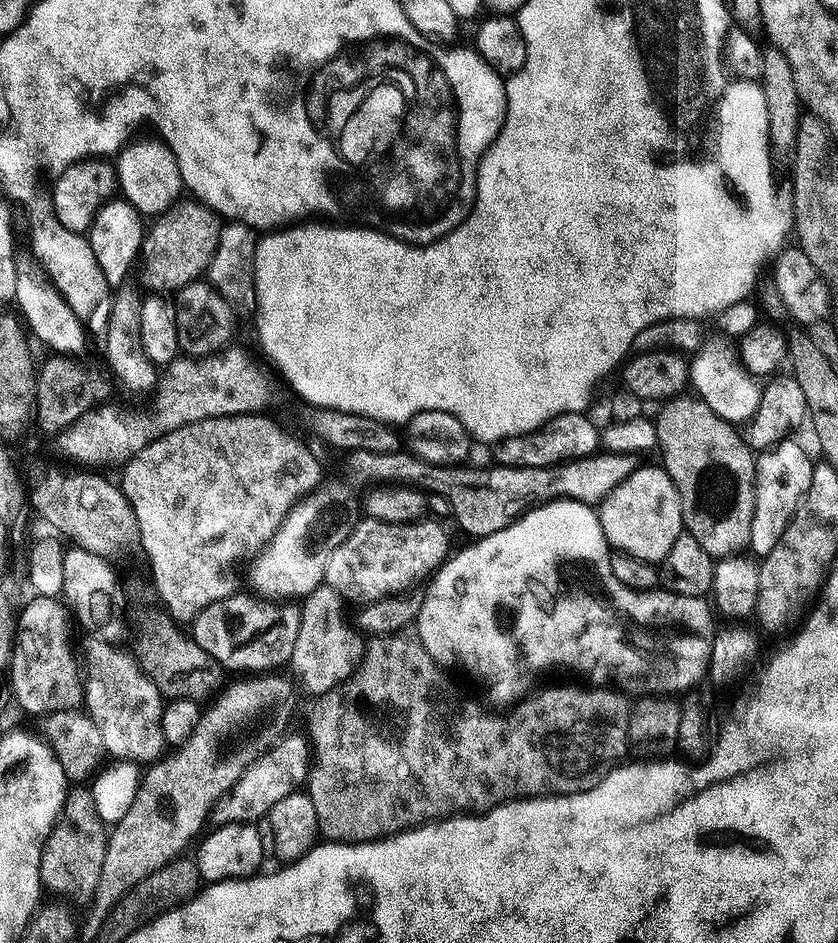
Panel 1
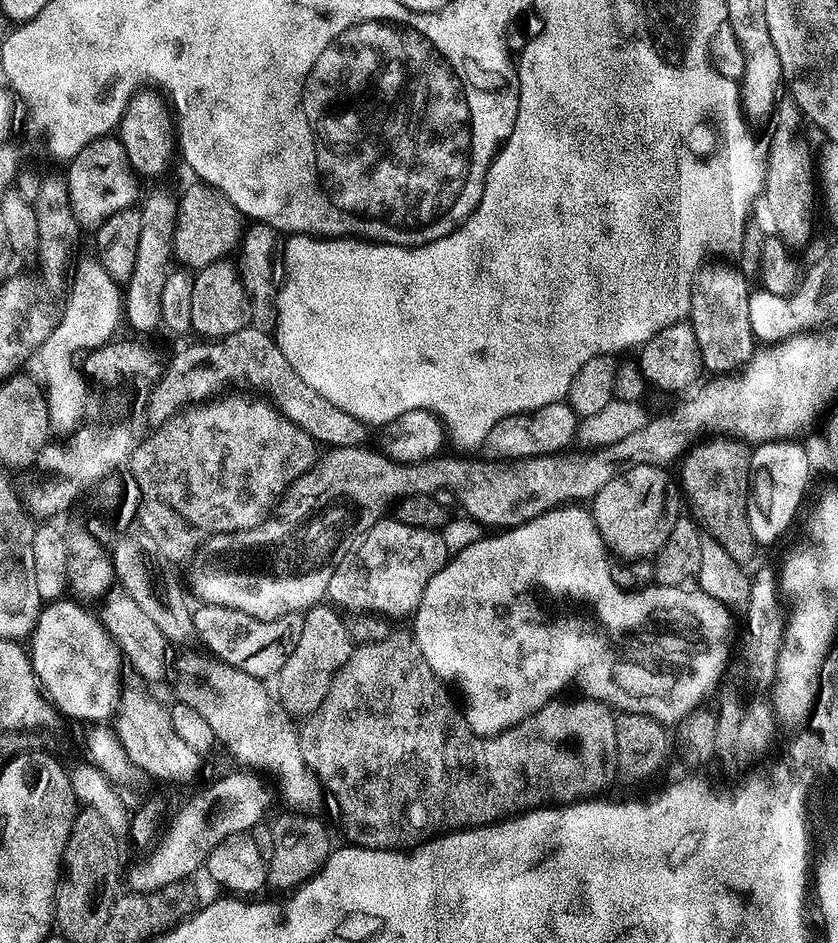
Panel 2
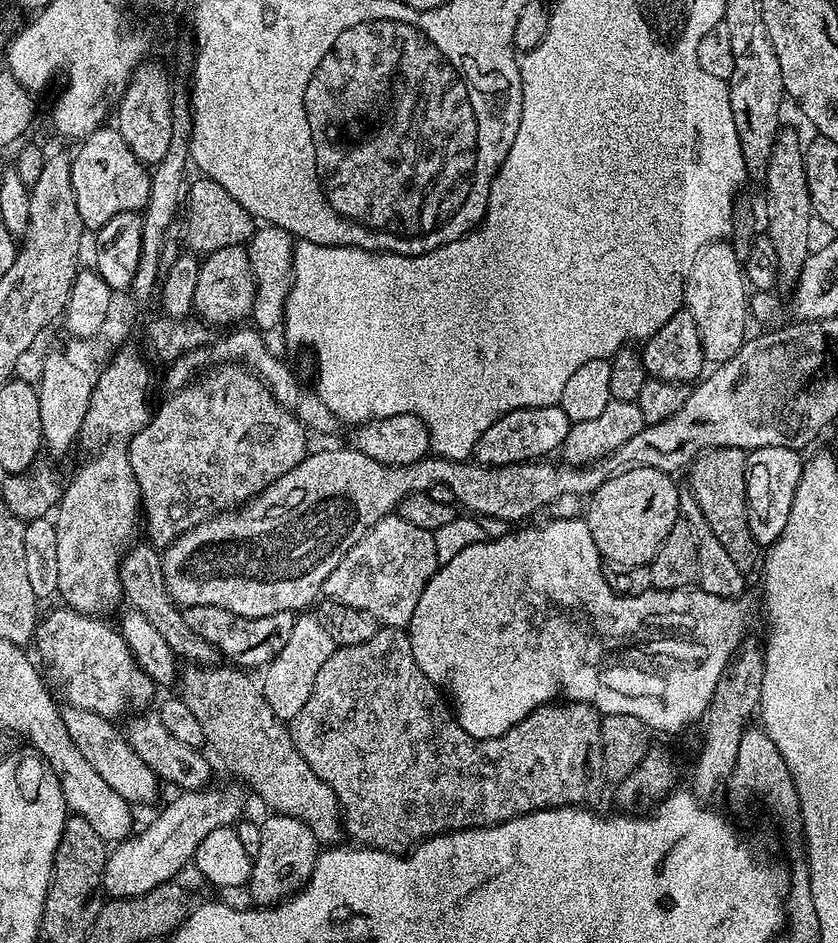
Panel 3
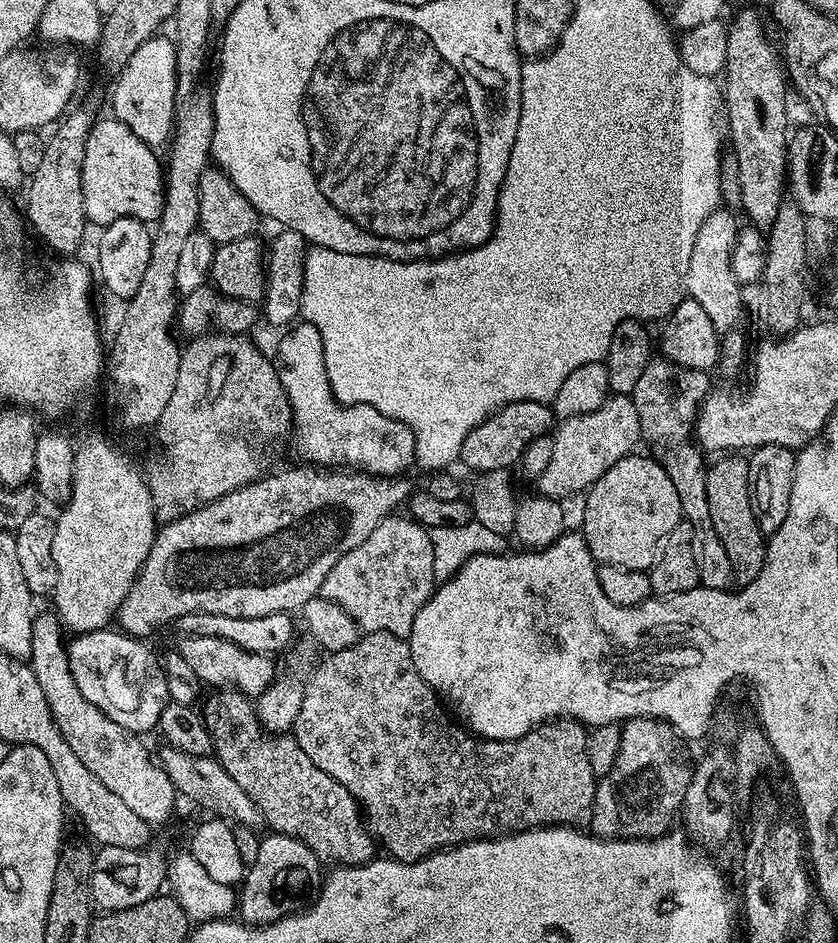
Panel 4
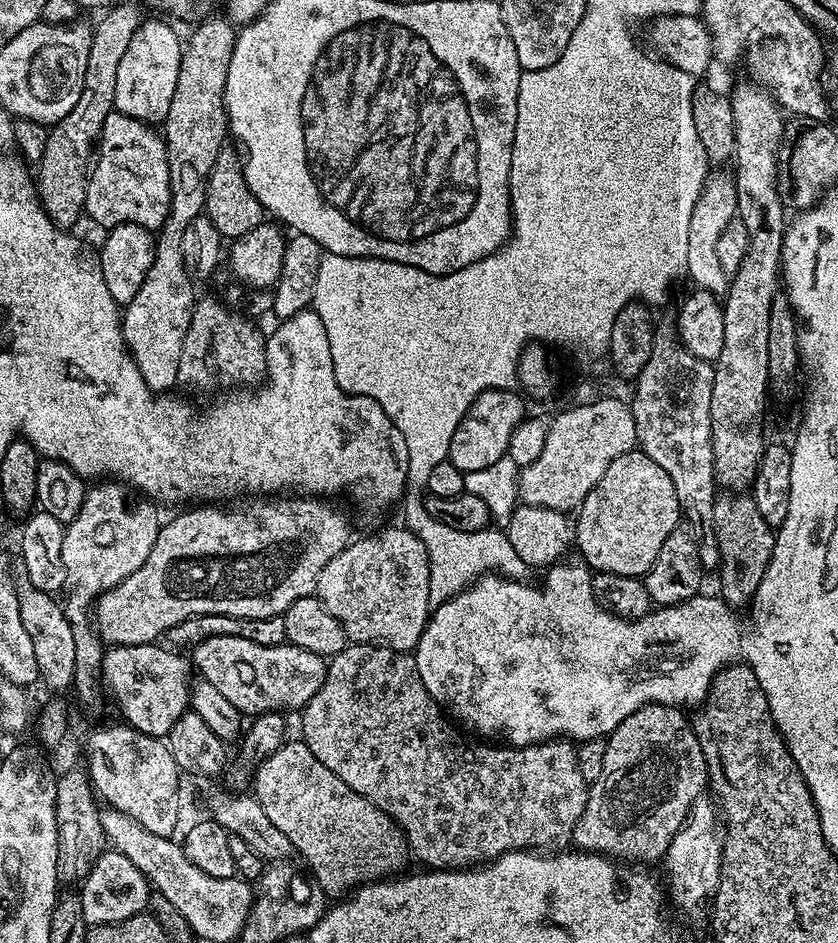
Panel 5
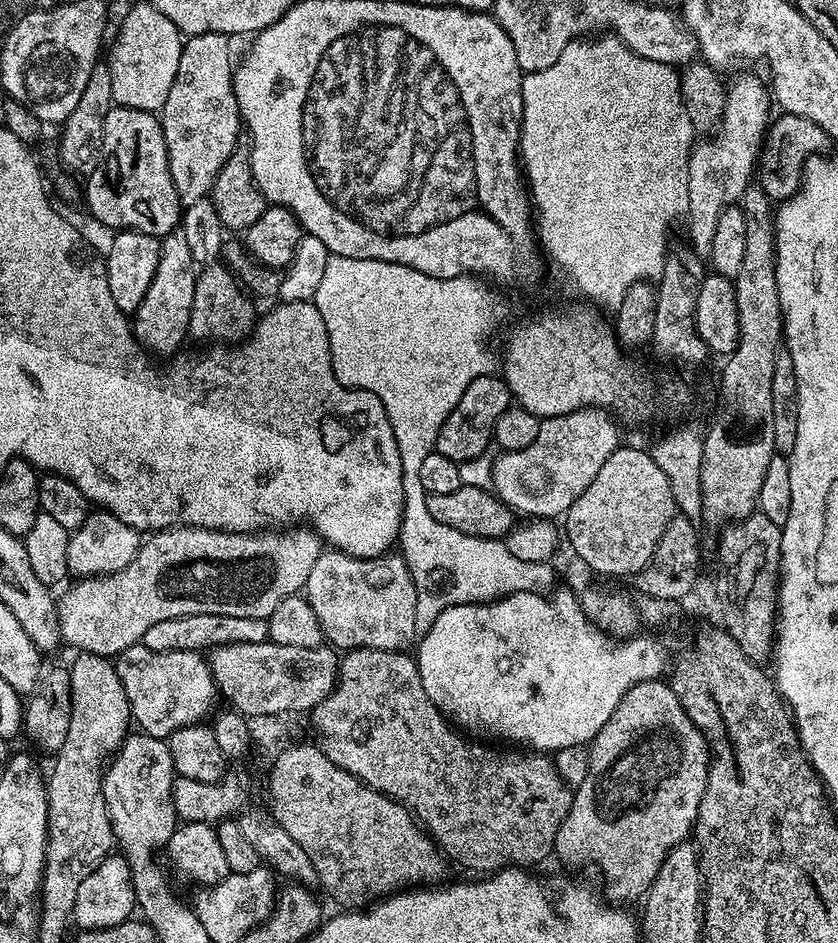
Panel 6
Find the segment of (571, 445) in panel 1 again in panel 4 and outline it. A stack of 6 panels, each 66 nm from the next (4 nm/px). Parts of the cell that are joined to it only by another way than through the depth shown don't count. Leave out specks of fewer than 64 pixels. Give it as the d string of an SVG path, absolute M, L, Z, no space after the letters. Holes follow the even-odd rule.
M533 400L507 404L486 417L477 428L470 430L466 442L462 442L460 460L475 474L511 469L511 464L516 466L521 463L521 456L532 440L549 435L553 428L554 415L548 404Z

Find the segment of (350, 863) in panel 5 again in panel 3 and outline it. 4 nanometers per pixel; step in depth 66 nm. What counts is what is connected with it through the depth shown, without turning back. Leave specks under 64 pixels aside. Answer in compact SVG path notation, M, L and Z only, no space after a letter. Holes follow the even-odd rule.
M189 663L187 665L185 672L180 676L180 692L178 692L179 699L184 700L186 702L186 706L190 706L190 711L192 711L196 717L198 717L198 722L202 722L202 730L206 733L207 739L212 740L212 744L216 747L216 752L221 756L222 759L228 763L228 768L233 772L236 776L241 776L242 779L245 780L246 783L249 784L250 787L253 788L255 795L259 797L261 801L265 805L268 804L273 813L279 814L281 816L293 816L294 818L298 818L302 822L306 822L306 826L310 826L310 830L314 830L314 834L317 838L320 839L321 845L324 846L332 846L337 843L336 840L340 836L340 830L342 834L342 820L338 815L338 803L336 801L336 794L334 790L330 788L326 784L326 782L322 782L322 778L318 778L318 774L314 774L314 770L310 770L310 766L307 762L302 758L302 754L296 749L296 742L292 738L292 734L287 724L281 717L276 715L276 711L268 706L268 699L264 697L264 693L262 691L261 685L259 683L256 684L251 680L249 673L247 671L241 670L236 666L227 666L228 668L220 668L221 666L205 666L203 664L193 664Z

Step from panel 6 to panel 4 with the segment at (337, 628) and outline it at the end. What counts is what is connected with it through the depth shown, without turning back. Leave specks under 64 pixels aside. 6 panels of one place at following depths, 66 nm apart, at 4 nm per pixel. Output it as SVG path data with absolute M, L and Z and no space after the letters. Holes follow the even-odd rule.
M399 515L389 516L376 527L370 538L366 538L366 542L362 542L362 546L354 546L354 550L347 552L334 570L326 574L326 582L322 582L319 595L342 606L342 610L346 610L365 633L389 632L407 638L412 634L412 623L418 610L422 610L424 603L432 597L438 581L434 574L434 546L429 529Z

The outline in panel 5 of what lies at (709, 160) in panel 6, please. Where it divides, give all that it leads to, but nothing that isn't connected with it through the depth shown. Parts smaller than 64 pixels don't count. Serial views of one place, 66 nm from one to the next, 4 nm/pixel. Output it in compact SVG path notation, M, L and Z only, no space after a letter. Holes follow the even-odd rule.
M716 170L704 182L704 189L694 204L694 214L690 214L690 235L686 262L688 263L687 279L693 280L696 288L704 288L713 294L724 294L728 291L730 277L722 270L718 262L718 238L722 238L722 230L730 226L736 214L736 182L727 171Z

